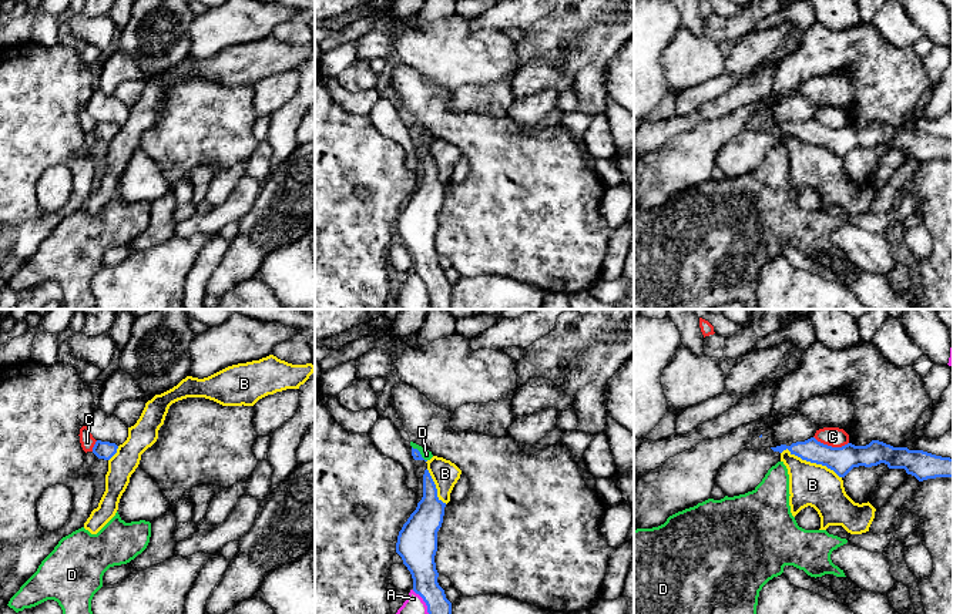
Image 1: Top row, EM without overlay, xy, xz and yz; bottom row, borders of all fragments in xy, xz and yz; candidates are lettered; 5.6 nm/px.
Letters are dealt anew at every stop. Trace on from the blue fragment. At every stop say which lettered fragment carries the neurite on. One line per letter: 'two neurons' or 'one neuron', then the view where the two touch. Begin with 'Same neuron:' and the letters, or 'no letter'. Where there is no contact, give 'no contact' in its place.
Same neuron: no letter
A: two neurons; meets blue in xz
B: two neurons; meets blue in yz
C: two neurons; meets blue in yz
D: two neurons; meets blue in xz

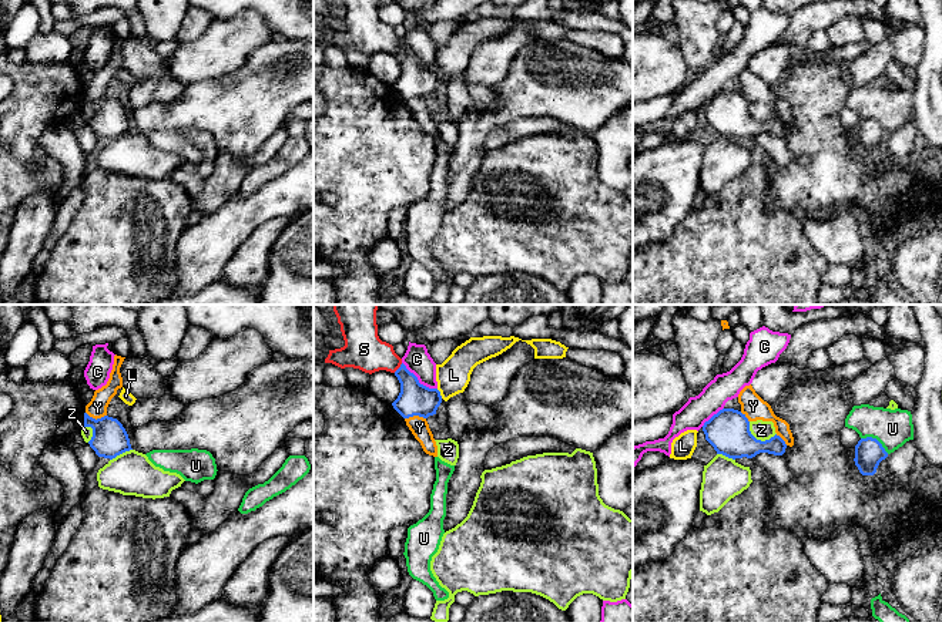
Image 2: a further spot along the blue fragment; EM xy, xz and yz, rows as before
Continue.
Same neuron: S
C: two neurons; meets blue in xz
L: two neurons; meets blue in xz
S: one neuron; meets blue in xz
U: two neurons; meets blue in yz
Y: two neurons; meets blue in xy
Z: two neurons; meets blue in yz

